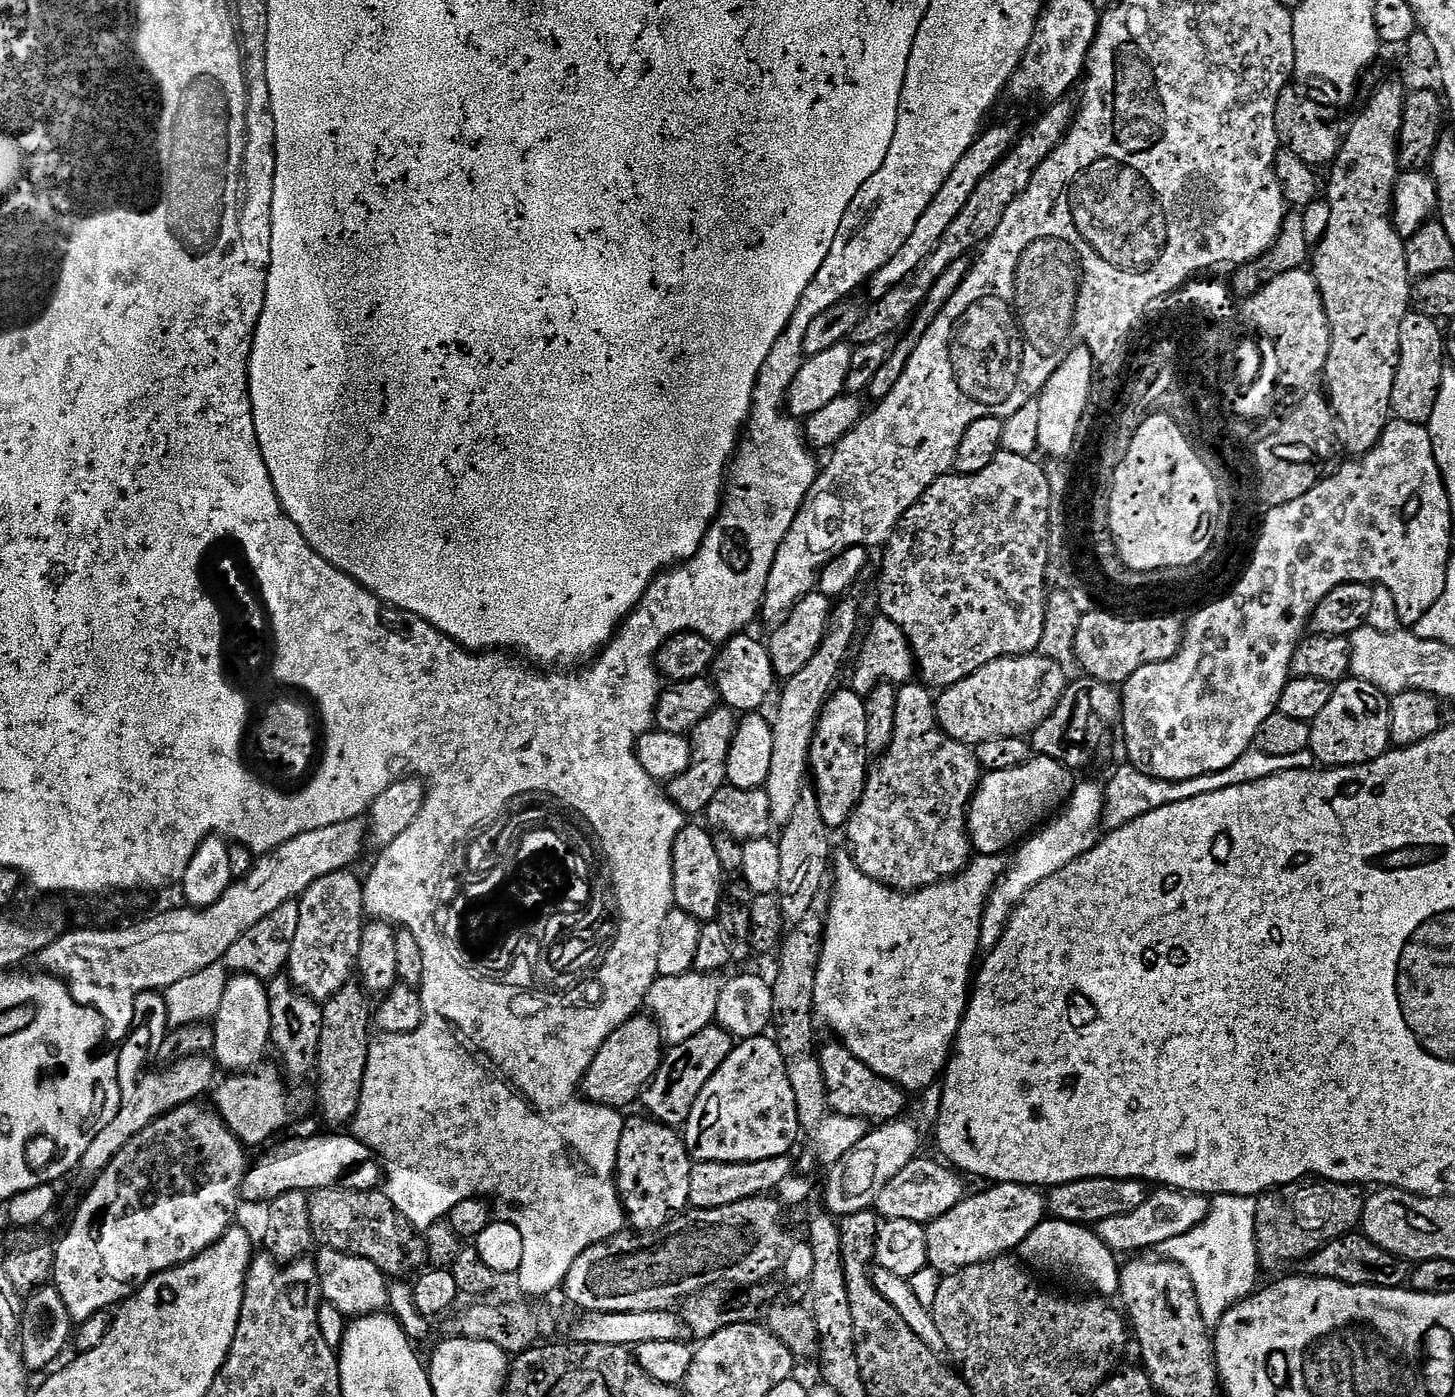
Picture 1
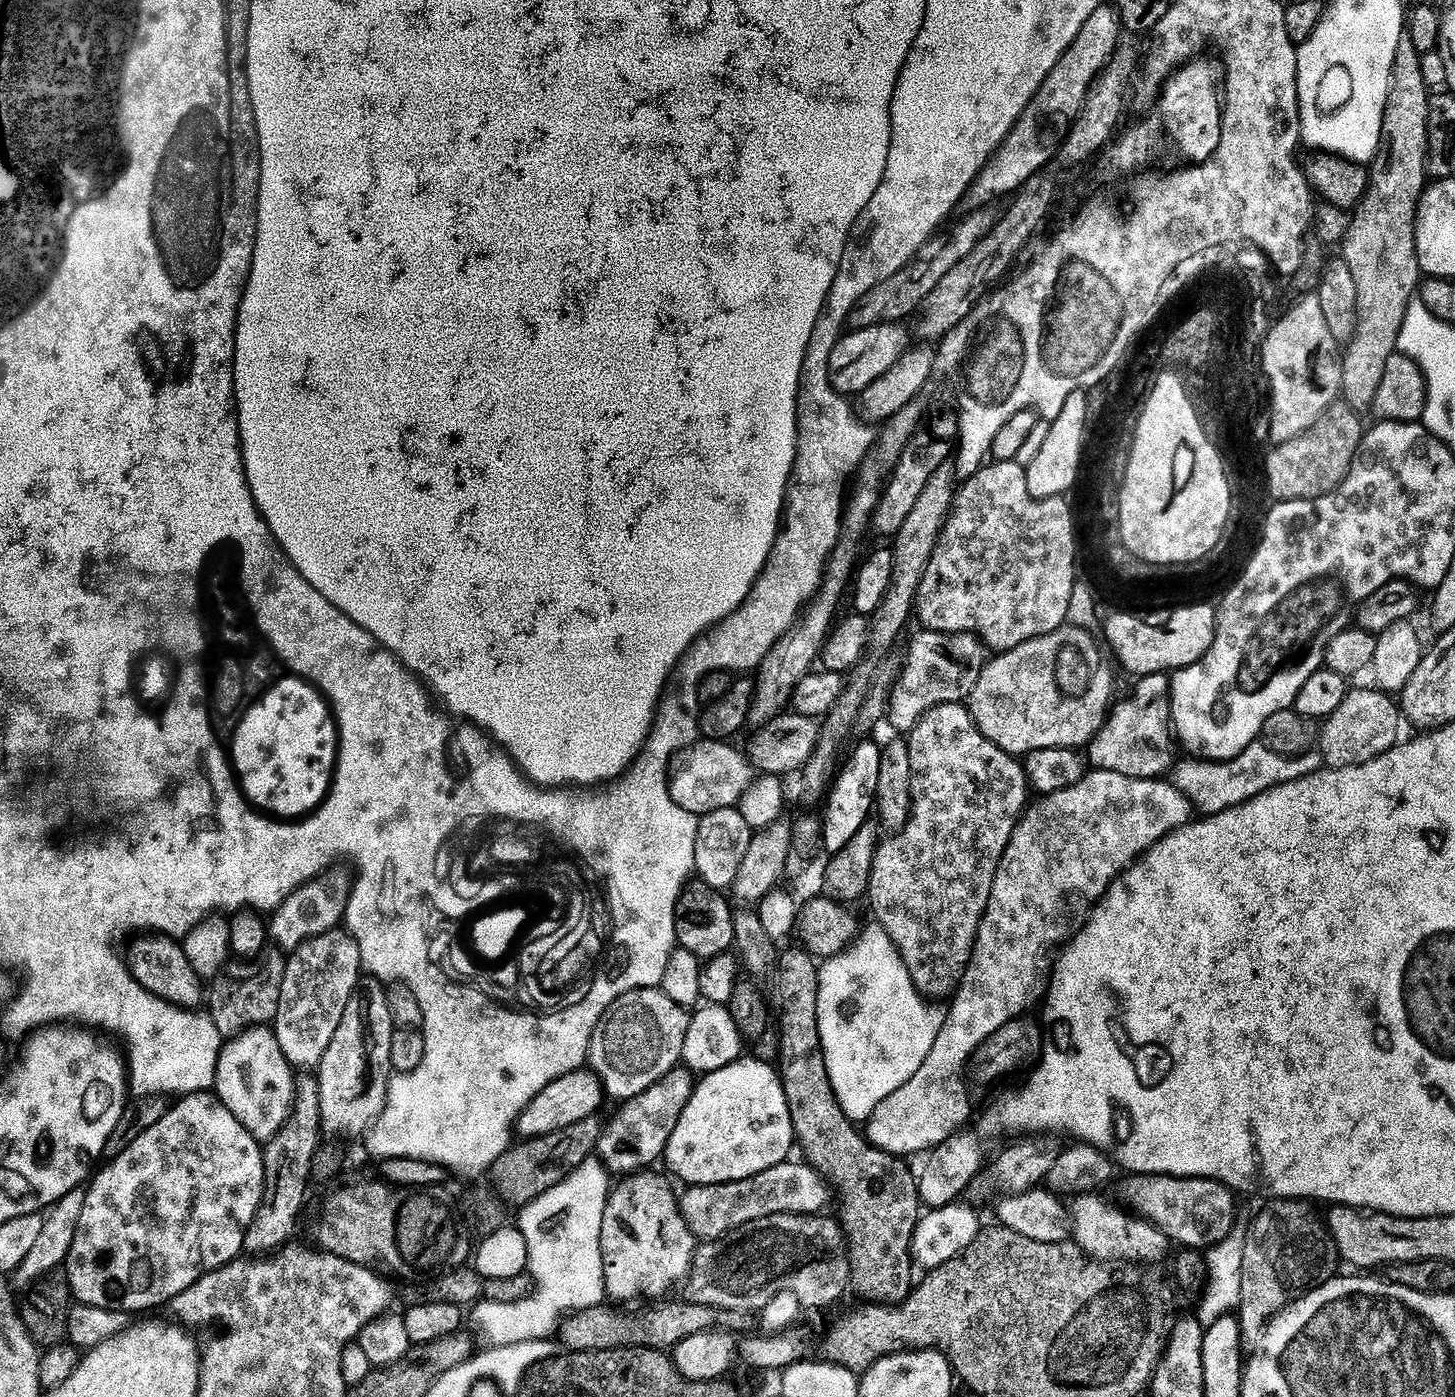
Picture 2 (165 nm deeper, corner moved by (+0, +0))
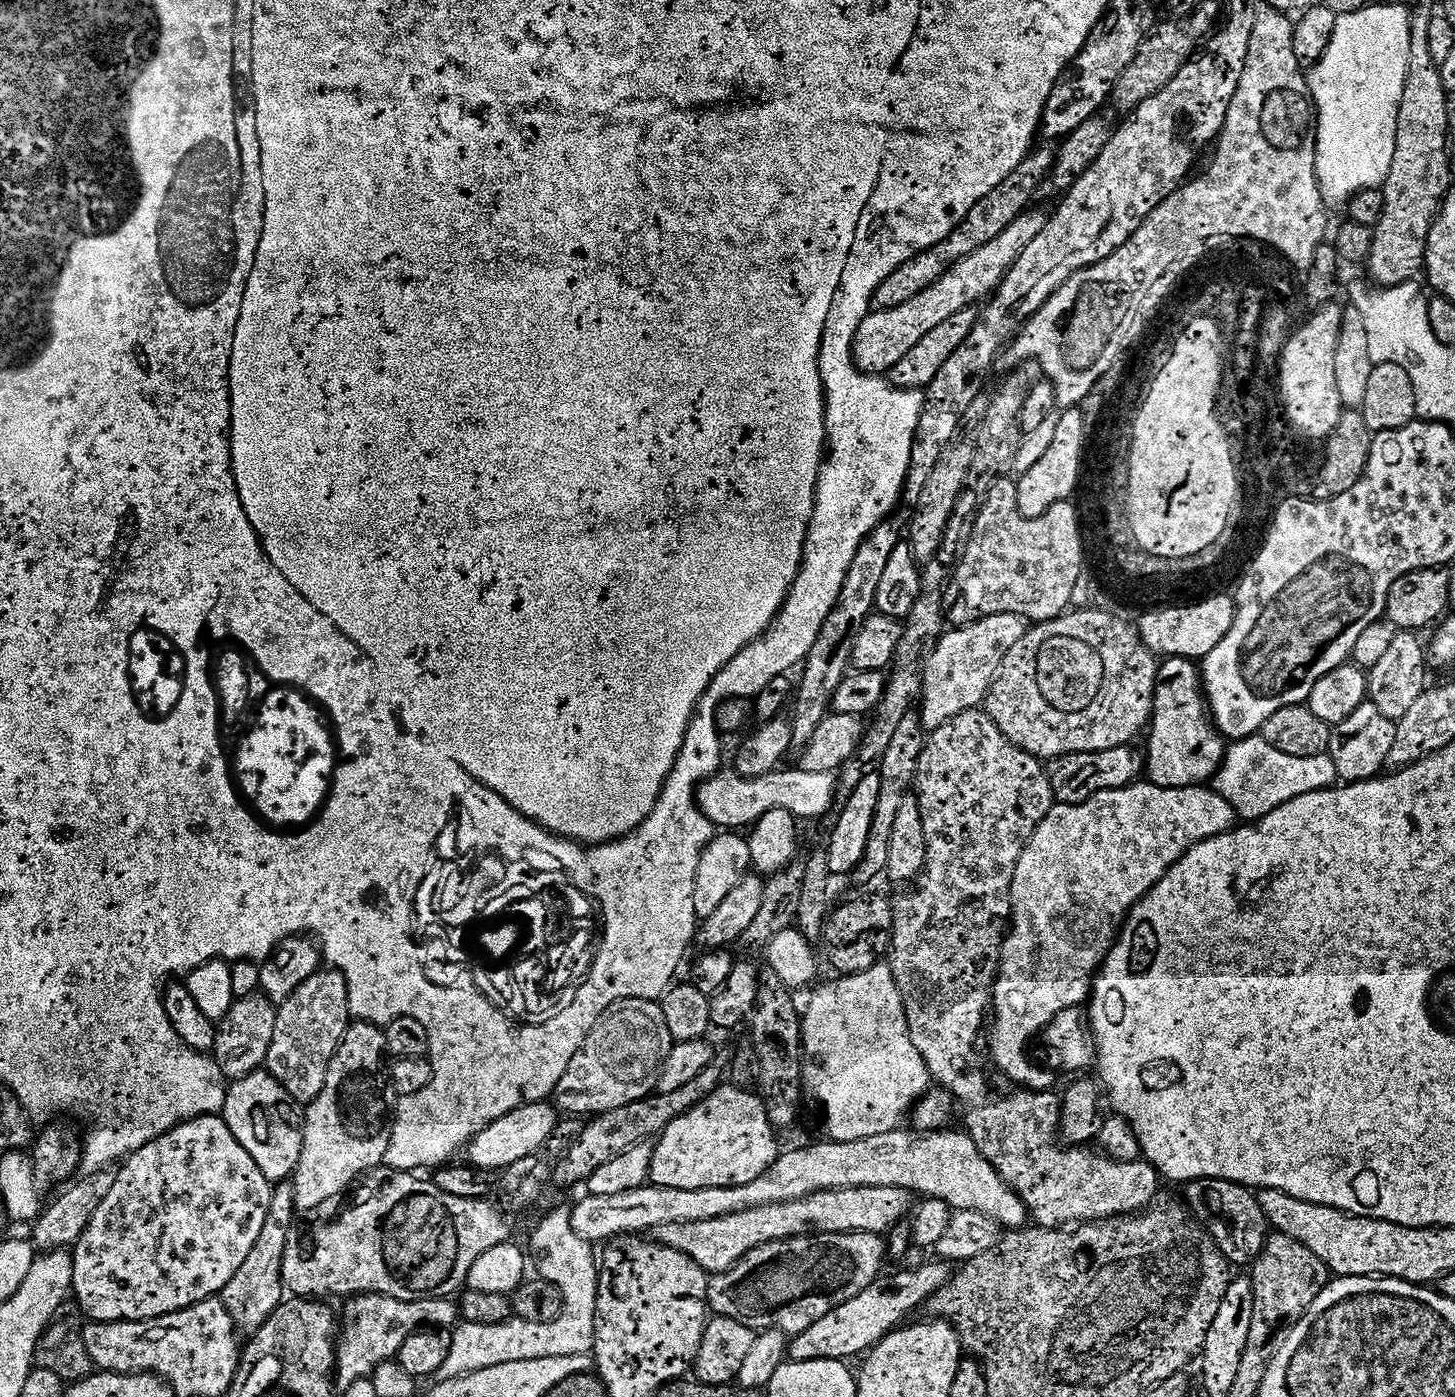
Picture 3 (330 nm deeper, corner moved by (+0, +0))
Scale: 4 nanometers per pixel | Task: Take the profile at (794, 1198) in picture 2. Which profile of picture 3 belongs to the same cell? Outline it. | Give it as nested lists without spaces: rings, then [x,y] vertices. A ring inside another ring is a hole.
[[[843,1188],[826,1190],[790,1202],[758,1206],[729,1216],[708,1221],[678,1221],[658,1229],[659,1243],[686,1254],[709,1274],[729,1272],[750,1250],[759,1244],[775,1240],[789,1240],[792,1236],[806,1236],[819,1232],[875,1232],[887,1234],[897,1224],[907,1221],[913,1211],[913,1193],[904,1188]]]

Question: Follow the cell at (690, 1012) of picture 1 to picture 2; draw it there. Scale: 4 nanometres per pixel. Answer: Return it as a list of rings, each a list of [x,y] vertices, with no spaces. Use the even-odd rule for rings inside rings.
[[[639,988],[627,992],[608,1007],[599,1028],[594,1030],[590,1050],[588,1051],[588,1064],[591,1071],[599,1076],[604,1091],[616,1102],[632,1100],[638,1094],[650,1090],[663,1076],[670,1074],[683,1061],[684,1047],[686,1046],[686,1030],[690,1026],[692,1016],[689,1009],[684,1008],[674,998],[670,998],[660,988]]]

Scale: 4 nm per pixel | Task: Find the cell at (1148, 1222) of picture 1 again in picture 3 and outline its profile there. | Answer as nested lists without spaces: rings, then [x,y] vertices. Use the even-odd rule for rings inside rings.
[[[897,1130],[895,1132],[887,1132],[886,1134],[878,1134],[874,1138],[862,1138],[858,1142],[842,1142],[837,1144],[835,1142],[827,1142],[828,1144],[812,1144],[809,1148],[796,1148],[793,1152],[788,1150],[781,1151],[780,1155],[776,1157],[774,1161],[766,1170],[766,1174],[760,1175],[752,1183],[746,1183],[745,1186],[738,1187],[708,1187],[703,1188],[700,1191],[688,1191],[688,1190],[674,1190],[673,1188],[657,1188],[655,1186],[645,1186],[637,1191],[628,1191],[626,1194],[618,1195],[585,1195],[583,1199],[571,1209],[571,1225],[574,1226],[574,1230],[584,1240],[589,1243],[598,1244],[598,1242],[611,1241],[613,1238],[618,1238],[622,1235],[629,1234],[640,1234],[647,1232],[646,1230],[656,1230],[662,1225],[673,1224],[678,1221],[708,1221],[710,1218],[718,1218],[729,1216],[732,1213],[745,1212],[746,1209],[754,1209],[758,1206],[770,1206],[771,1204],[777,1204],[778,1202],[790,1202],[791,1200],[801,1200],[814,1194],[815,1192],[825,1192],[826,1190],[842,1190],[843,1188],[877,1188],[878,1186],[890,1186],[891,1188],[904,1188],[907,1192],[913,1194],[919,1194],[921,1197],[944,1200],[952,1210],[956,1212],[977,1212],[983,1216],[991,1218],[993,1224],[999,1226],[1004,1230],[1019,1230],[1029,1223],[1030,1213],[1027,1206],[1022,1202],[1022,1198],[1018,1195],[1013,1188],[998,1174],[998,1170],[994,1170],[994,1166],[990,1166],[990,1162],[986,1162],[986,1158],[982,1158],[982,1154],[978,1150],[978,1146],[972,1140],[972,1137],[968,1135],[967,1131],[960,1130],[960,1132],[950,1132],[951,1130],[933,1131],[927,1134],[913,1134],[904,1132],[905,1130]]]

